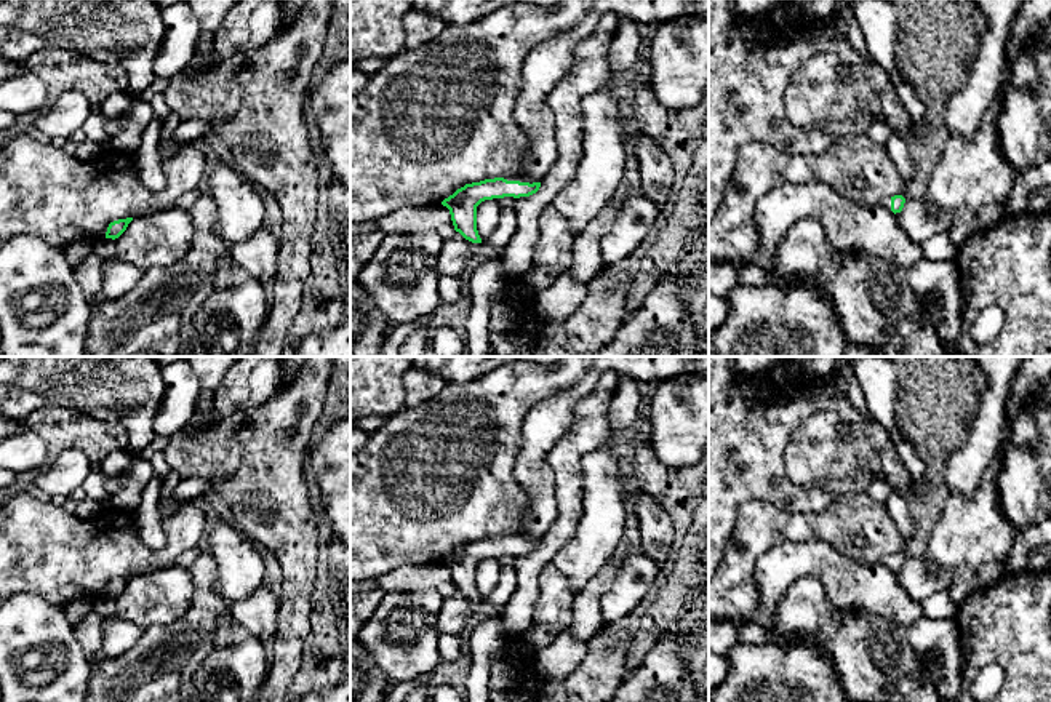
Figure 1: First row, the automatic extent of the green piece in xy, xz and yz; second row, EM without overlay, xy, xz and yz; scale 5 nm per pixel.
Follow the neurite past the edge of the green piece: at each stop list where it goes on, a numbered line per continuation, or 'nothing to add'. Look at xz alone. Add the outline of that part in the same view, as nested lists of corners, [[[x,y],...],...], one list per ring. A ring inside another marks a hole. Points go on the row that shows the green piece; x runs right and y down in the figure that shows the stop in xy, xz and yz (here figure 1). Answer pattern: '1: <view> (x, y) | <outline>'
nothing to add

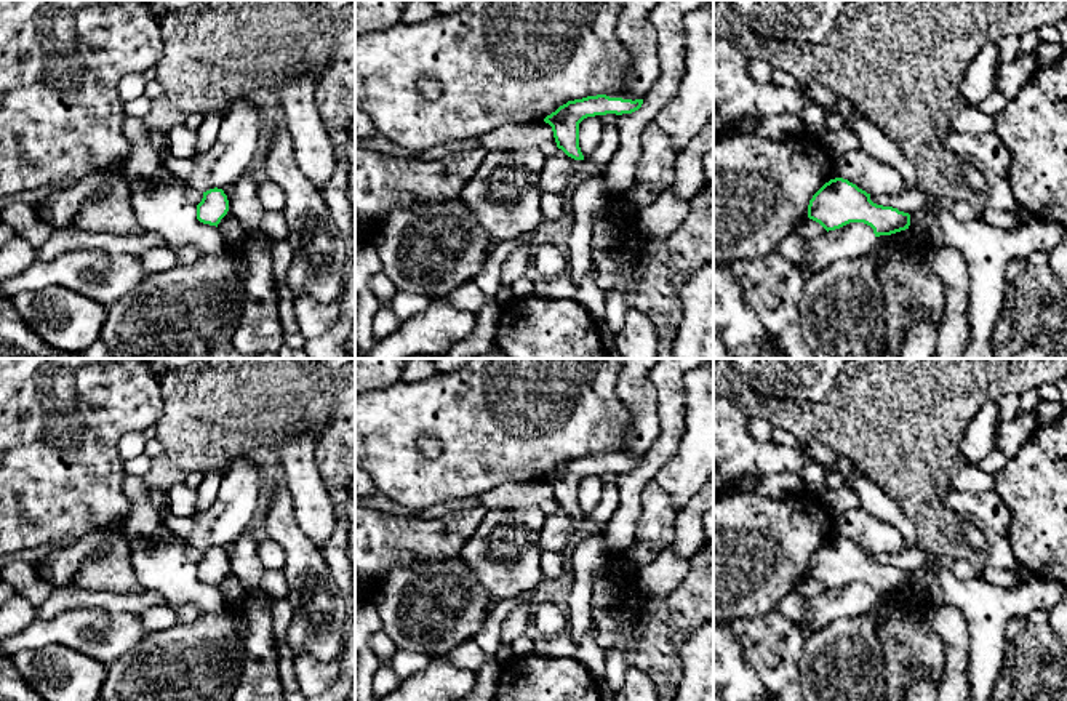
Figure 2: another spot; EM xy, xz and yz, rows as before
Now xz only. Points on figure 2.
nothing to add

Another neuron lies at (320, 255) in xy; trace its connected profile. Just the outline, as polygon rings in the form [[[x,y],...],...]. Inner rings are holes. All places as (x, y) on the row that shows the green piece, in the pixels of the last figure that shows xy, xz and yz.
[[[280,123],[266,158],[266,173],[285,192],[282,214],[290,227],[293,262],[283,270],[282,285],[294,298],[312,296],[320,304],[339,302],[349,245],[341,237],[320,190],[294,160],[286,123]]]

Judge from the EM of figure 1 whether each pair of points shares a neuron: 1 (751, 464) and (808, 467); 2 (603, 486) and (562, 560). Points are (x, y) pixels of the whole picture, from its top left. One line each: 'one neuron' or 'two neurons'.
1: two neurons
2: one neuron

